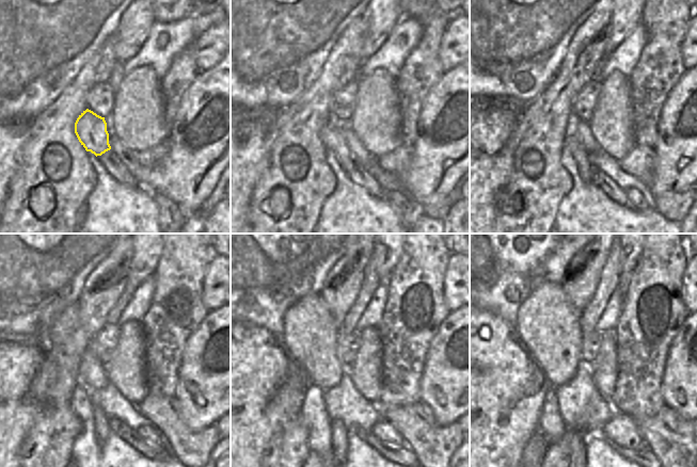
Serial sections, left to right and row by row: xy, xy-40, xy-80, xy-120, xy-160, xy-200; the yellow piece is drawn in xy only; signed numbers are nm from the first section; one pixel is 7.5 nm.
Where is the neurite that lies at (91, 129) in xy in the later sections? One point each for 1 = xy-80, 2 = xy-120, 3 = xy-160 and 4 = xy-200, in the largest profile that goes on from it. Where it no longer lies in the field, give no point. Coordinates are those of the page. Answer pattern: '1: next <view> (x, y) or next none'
1: next xy-80 (579, 153)
2: next xy-120 (101, 429)
3: next xy-160 (338, 432)
4: next xy-200 (577, 448)

